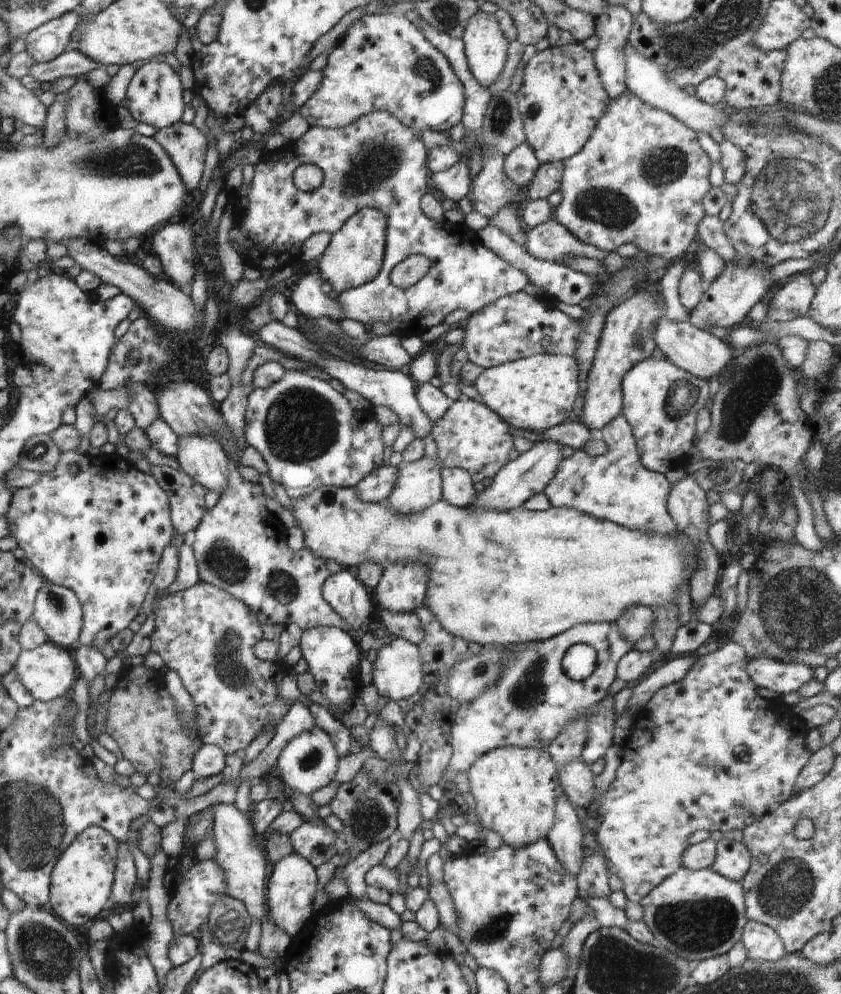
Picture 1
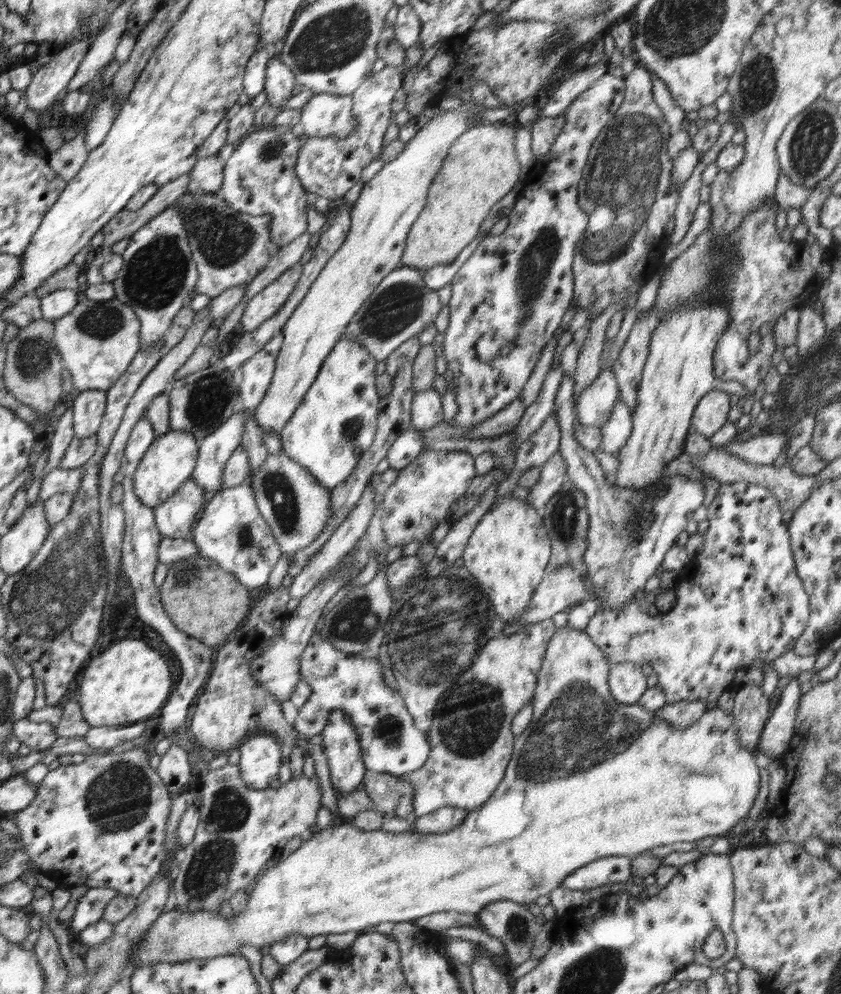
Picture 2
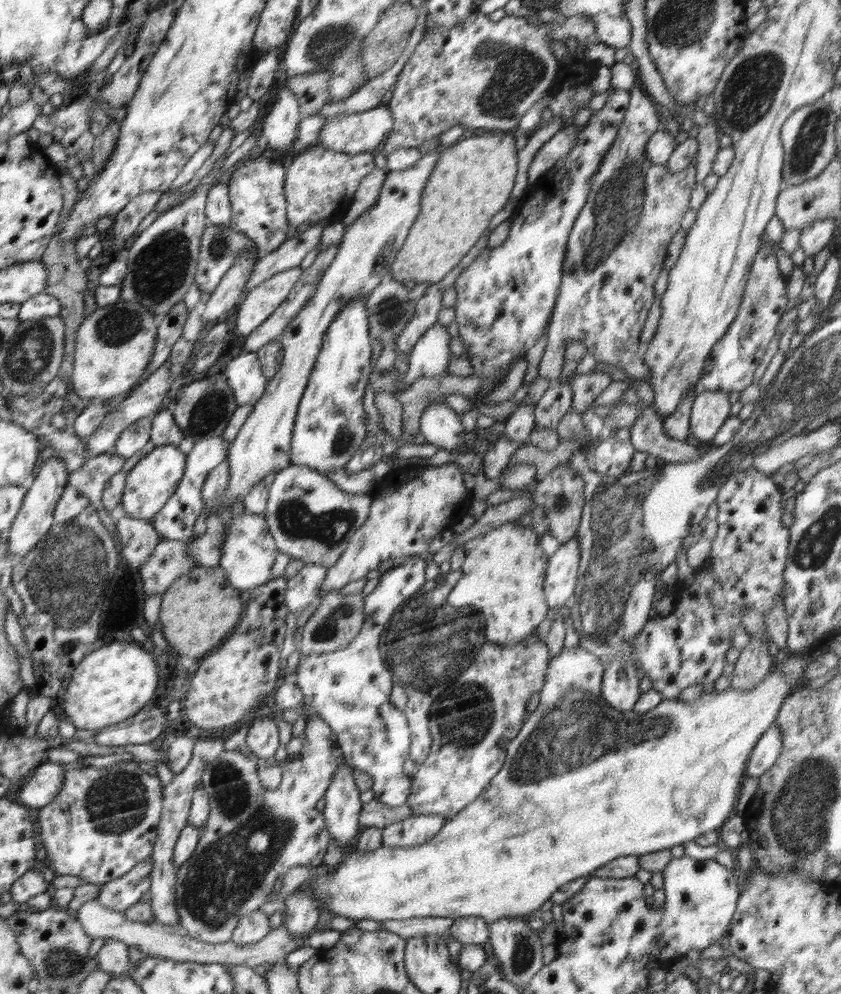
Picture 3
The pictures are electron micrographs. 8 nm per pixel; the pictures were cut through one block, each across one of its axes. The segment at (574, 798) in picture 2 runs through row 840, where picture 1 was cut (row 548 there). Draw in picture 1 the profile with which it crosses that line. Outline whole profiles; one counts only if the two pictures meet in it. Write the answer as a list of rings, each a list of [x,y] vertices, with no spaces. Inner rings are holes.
[[[331,486],[327,487],[316,487],[309,495],[302,497],[301,499],[291,499],[292,502],[292,510],[291,514],[294,517],[294,520],[297,522],[297,526],[300,527],[302,530],[302,534],[304,535],[304,547],[306,547],[314,556],[321,558],[324,562],[326,560],[334,560],[342,566],[342,568],[354,568],[354,566],[360,566],[361,563],[376,563],[379,564],[382,570],[386,569],[387,567],[391,567],[396,563],[402,563],[403,565],[407,565],[408,563],[421,563],[425,565],[427,570],[427,587],[426,587],[426,598],[425,604],[427,607],[432,611],[432,614],[436,617],[436,620],[442,625],[442,628],[446,629],[446,632],[449,632],[451,635],[460,637],[462,640],[465,640],[467,643],[474,642],[474,644],[480,644],[483,648],[490,648],[496,647],[497,645],[522,645],[523,643],[537,643],[540,641],[548,640],[549,638],[558,636],[561,632],[572,628],[575,624],[582,624],[582,623],[598,623],[598,622],[616,622],[619,616],[625,611],[626,607],[640,604],[652,607],[659,607],[666,603],[676,603],[675,598],[678,594],[678,586],[682,584],[685,580],[688,580],[690,577],[694,576],[693,574],[690,575],[687,572],[687,568],[694,563],[695,570],[696,564],[698,564],[697,560],[697,547],[693,544],[693,542],[688,539],[685,535],[679,534],[678,539],[673,539],[667,536],[660,536],[654,535],[650,532],[643,532],[639,530],[630,530],[629,528],[614,524],[609,520],[600,520],[592,515],[577,511],[576,509],[571,509],[570,507],[550,507],[544,511],[529,511],[527,508],[516,507],[513,508],[511,511],[501,511],[501,510],[494,510],[489,509],[486,507],[457,507],[451,504],[448,504],[443,498],[439,501],[436,501],[434,504],[431,504],[428,508],[421,510],[420,512],[416,513],[406,513],[402,515],[400,513],[395,513],[392,509],[389,509],[386,506],[386,502],[382,503],[369,503],[363,500],[360,500],[360,497],[357,495],[355,487],[342,487],[342,488],[333,488]]]

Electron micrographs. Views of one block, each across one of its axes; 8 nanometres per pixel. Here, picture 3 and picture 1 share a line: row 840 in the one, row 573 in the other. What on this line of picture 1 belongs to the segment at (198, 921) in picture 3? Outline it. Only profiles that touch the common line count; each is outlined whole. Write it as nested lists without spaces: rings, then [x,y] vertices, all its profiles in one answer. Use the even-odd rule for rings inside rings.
[[[230,451],[226,454],[229,458],[227,487],[221,492],[218,503],[212,509],[206,510],[194,531],[194,543],[191,547],[200,581],[225,590],[230,596],[241,600],[254,612],[261,625],[280,625],[286,628],[294,623],[303,631],[312,627],[338,627],[348,631],[354,640],[359,641],[366,632],[372,631],[372,624],[364,623],[355,631],[323,600],[323,582],[329,575],[326,562],[314,556],[306,547],[293,552],[287,546],[286,529],[266,509],[262,486],[242,478],[238,472],[239,460]]]

